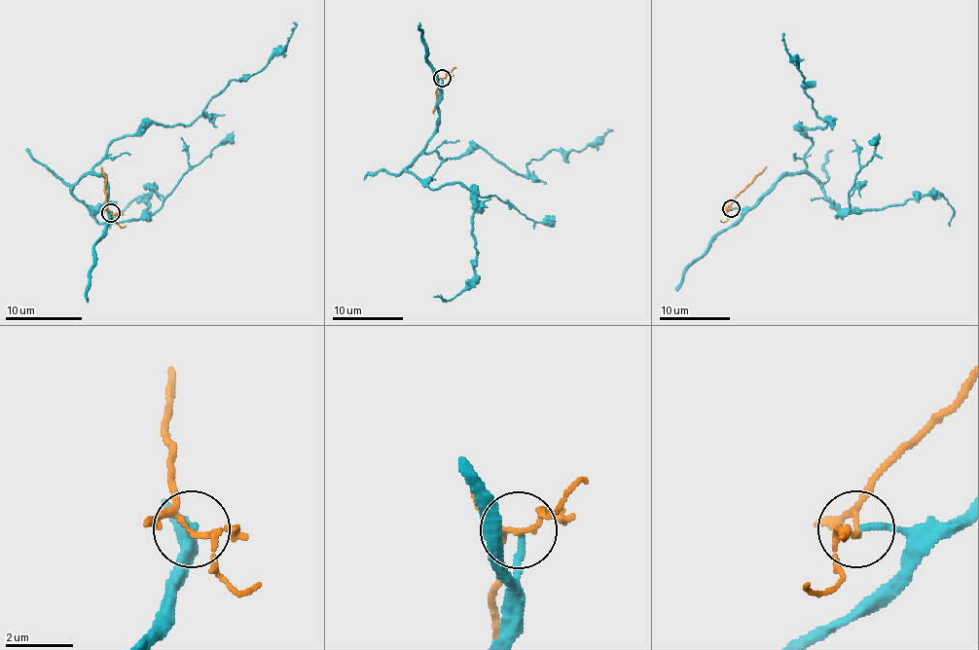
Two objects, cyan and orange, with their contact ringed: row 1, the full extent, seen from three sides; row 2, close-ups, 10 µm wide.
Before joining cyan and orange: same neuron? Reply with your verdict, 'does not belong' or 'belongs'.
does not belong

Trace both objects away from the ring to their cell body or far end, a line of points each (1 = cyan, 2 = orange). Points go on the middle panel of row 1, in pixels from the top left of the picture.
1: (441, 79), (439, 126), (425, 148), (443, 159), (484, 148), (526, 175), (533, 159), (581, 150), (609, 128)
2: (441, 77), (438, 81), (434, 113)

